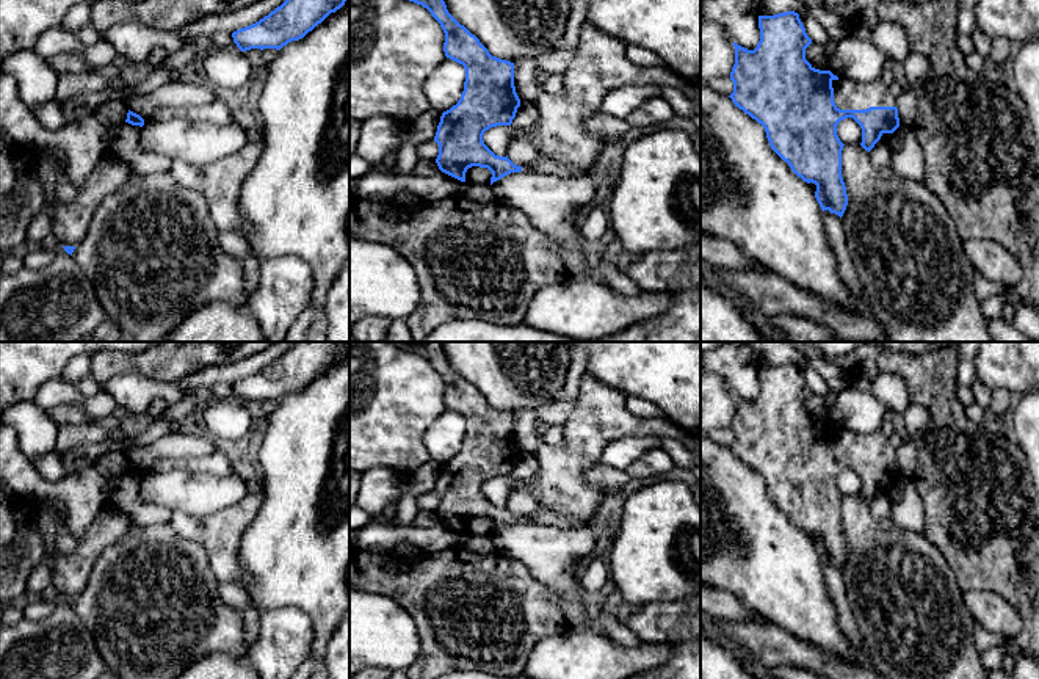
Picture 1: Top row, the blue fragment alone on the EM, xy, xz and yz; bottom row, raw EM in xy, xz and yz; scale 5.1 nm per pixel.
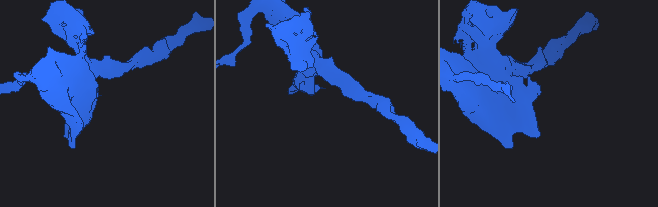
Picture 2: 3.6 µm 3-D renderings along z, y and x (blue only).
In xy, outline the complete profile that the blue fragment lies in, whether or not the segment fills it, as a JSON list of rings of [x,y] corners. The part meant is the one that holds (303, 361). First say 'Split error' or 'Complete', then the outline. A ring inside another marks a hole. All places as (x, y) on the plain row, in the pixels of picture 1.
Complete. [[[295,342],[281,358],[259,373],[232,384],[241,403],[282,400],[304,389],[346,353],[340,342]]]

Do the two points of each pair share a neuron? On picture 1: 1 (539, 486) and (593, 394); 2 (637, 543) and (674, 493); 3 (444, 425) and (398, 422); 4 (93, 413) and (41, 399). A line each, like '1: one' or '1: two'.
1: one
2: one
3: two
4: one

